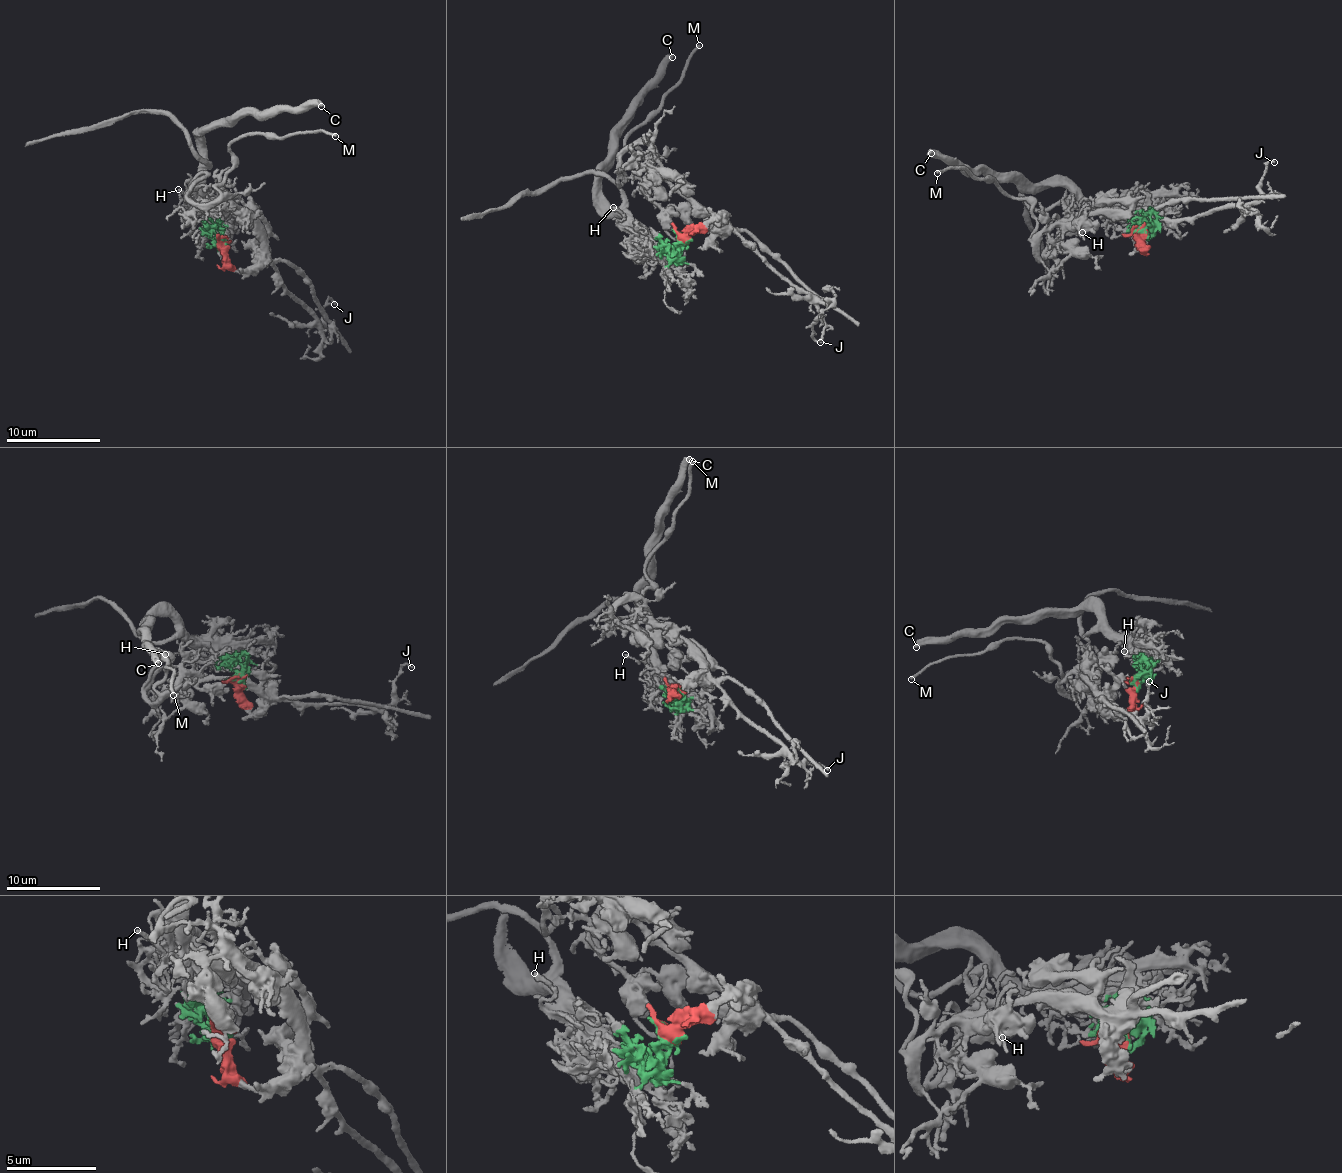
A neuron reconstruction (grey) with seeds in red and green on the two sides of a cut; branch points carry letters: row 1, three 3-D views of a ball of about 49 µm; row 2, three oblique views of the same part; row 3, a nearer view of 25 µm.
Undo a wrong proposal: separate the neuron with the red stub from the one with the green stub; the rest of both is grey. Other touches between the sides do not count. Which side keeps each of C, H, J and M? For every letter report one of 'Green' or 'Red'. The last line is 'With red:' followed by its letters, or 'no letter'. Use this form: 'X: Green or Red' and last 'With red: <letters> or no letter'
C: Green
H: Green
J: Red
M: Red
With red: J, M

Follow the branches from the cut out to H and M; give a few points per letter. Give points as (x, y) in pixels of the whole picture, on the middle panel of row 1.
H: (683, 240), (670, 244), (641, 236), (618, 225), (623, 219), (613, 206)
M: (683, 240), (719, 220), (653, 168), (652, 147), (641, 140), (638, 155), (625, 134), (660, 105), (699, 44)

